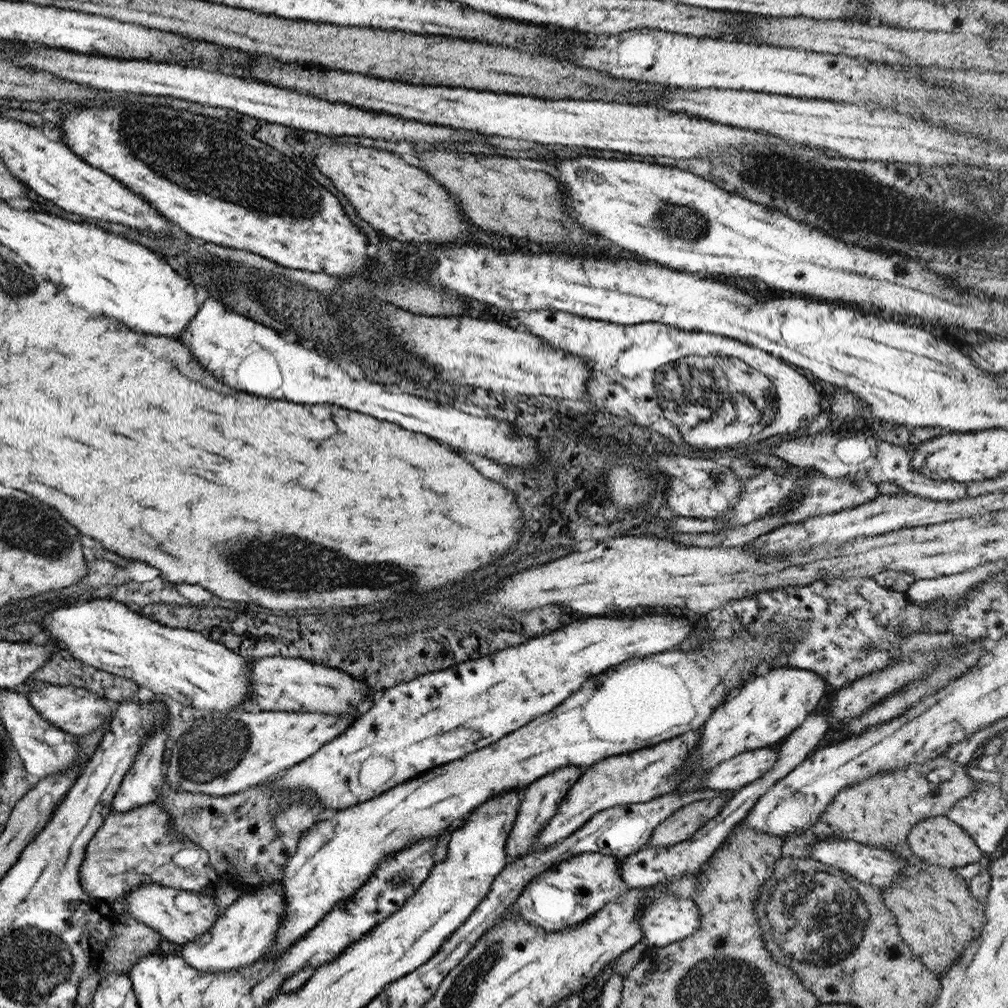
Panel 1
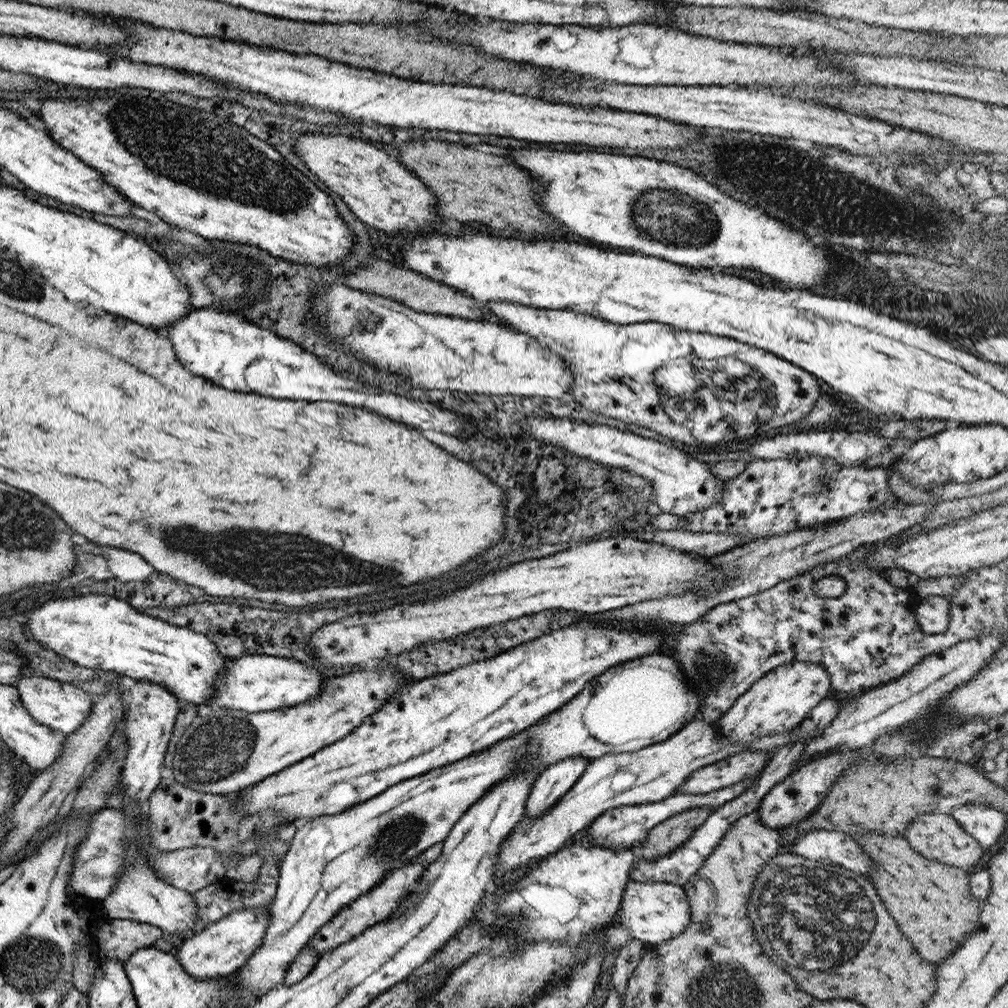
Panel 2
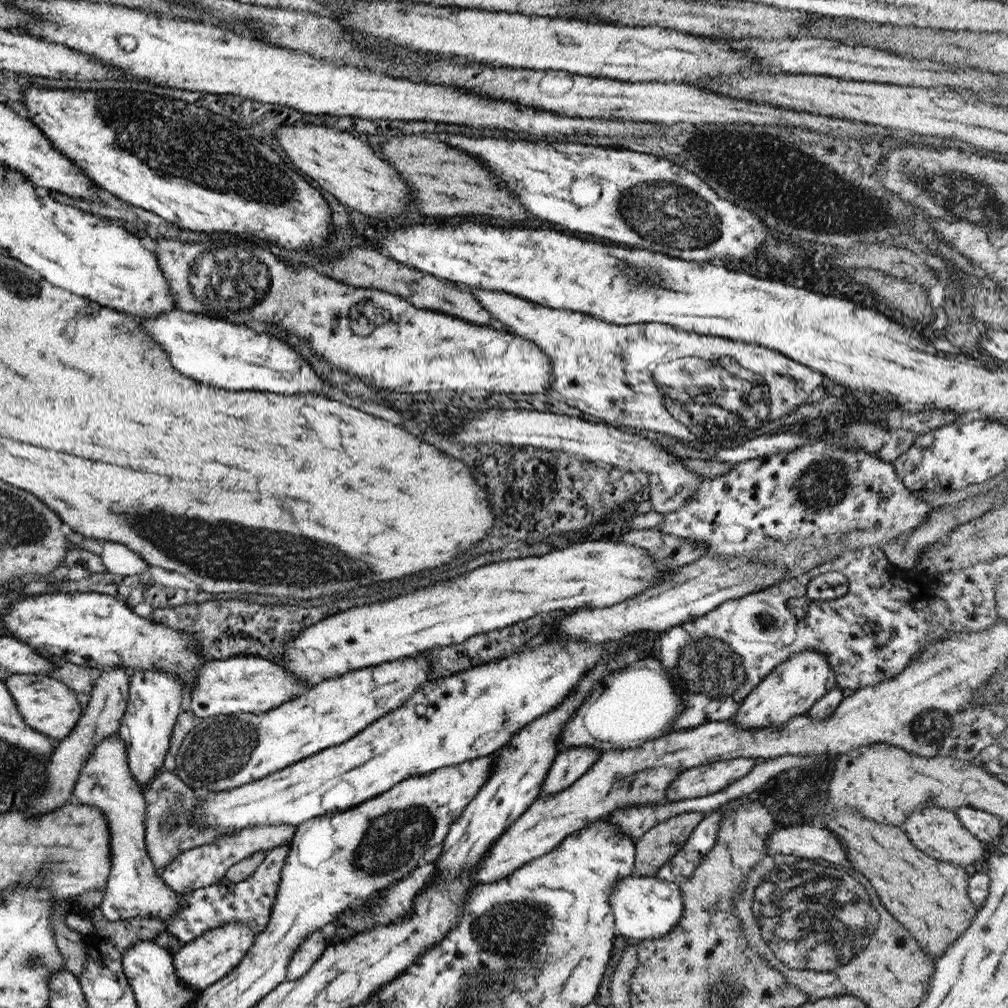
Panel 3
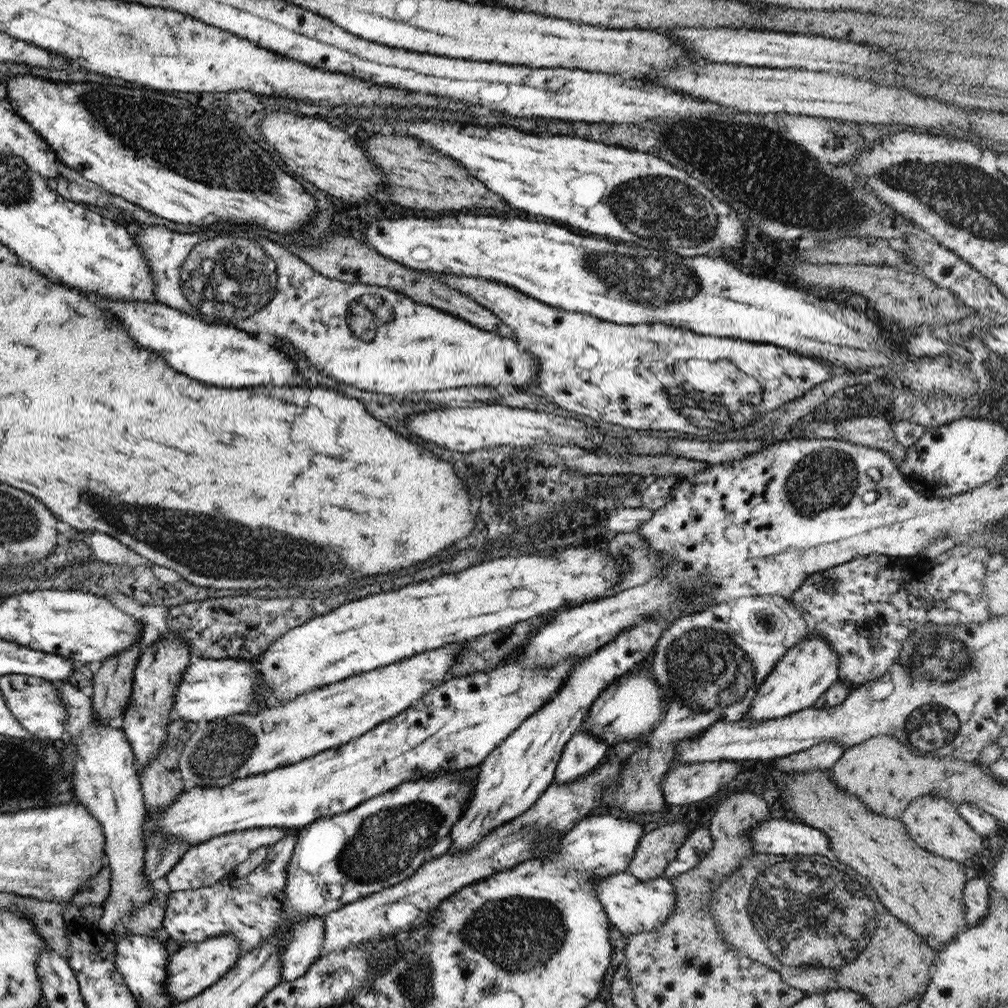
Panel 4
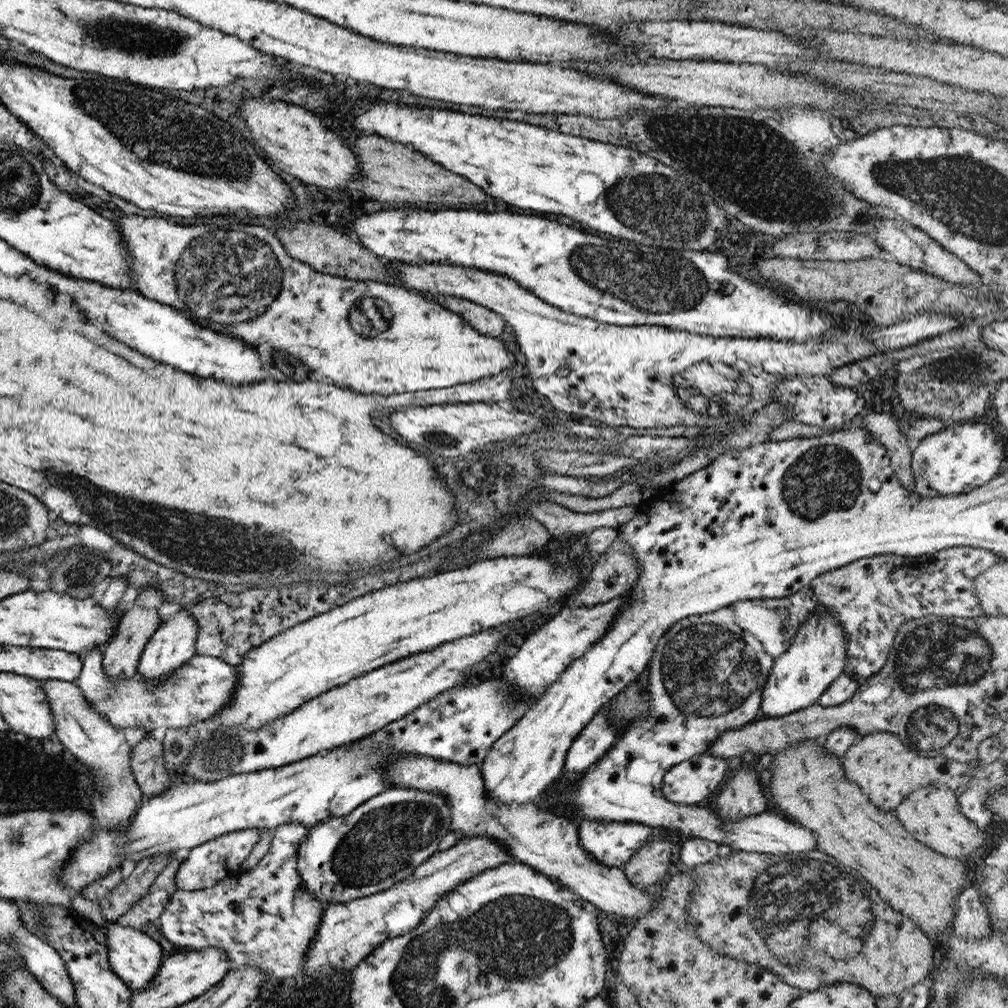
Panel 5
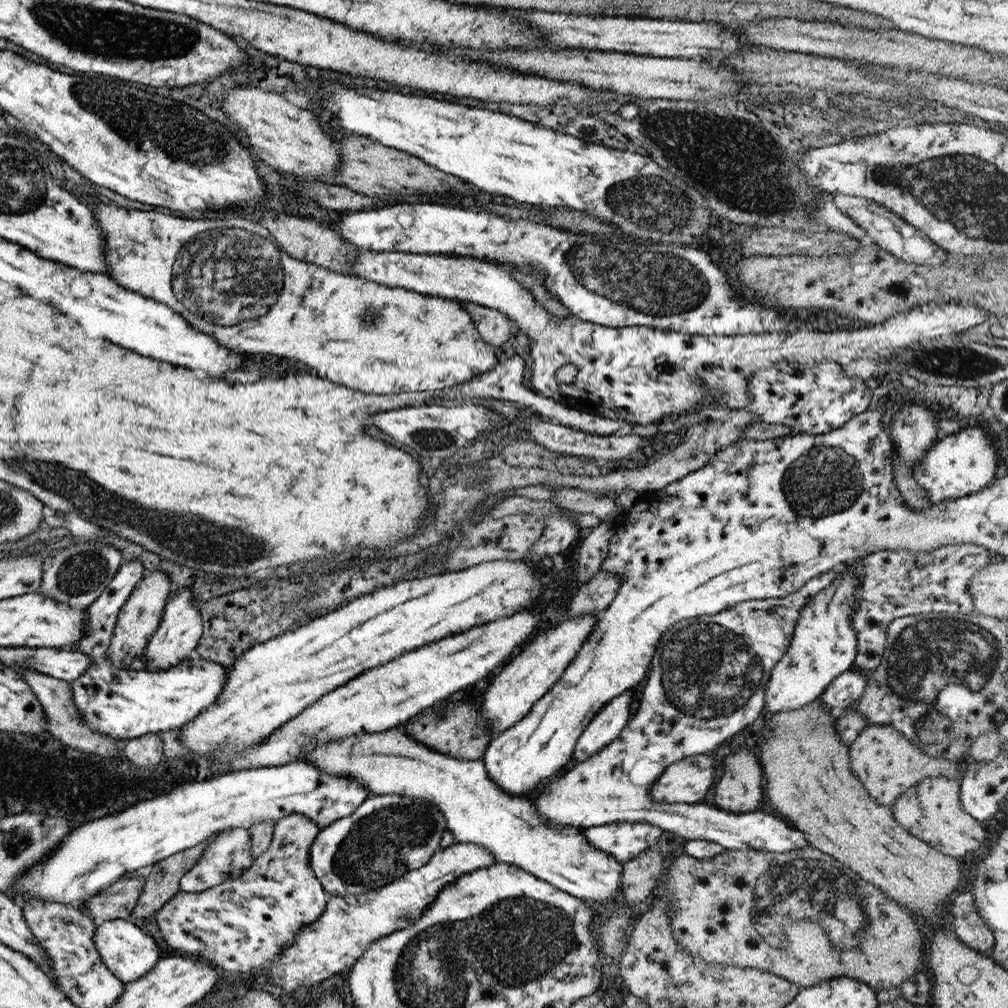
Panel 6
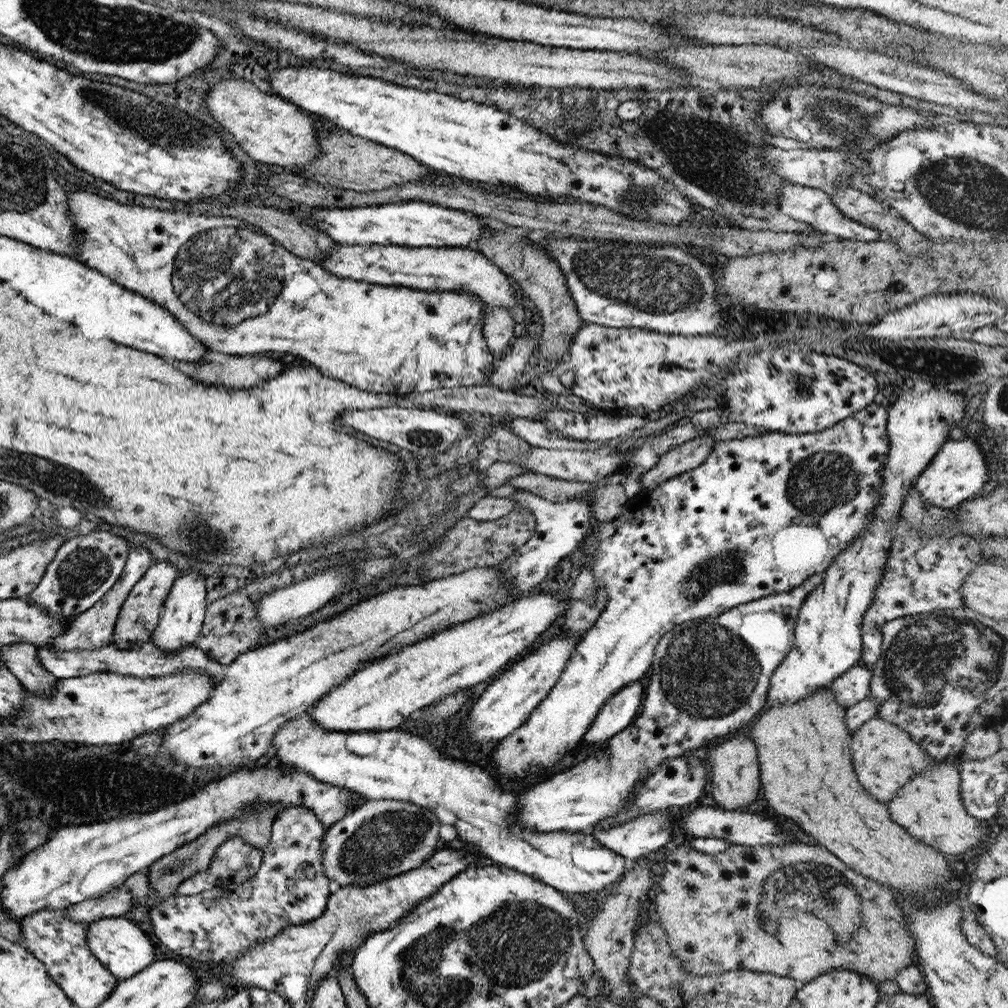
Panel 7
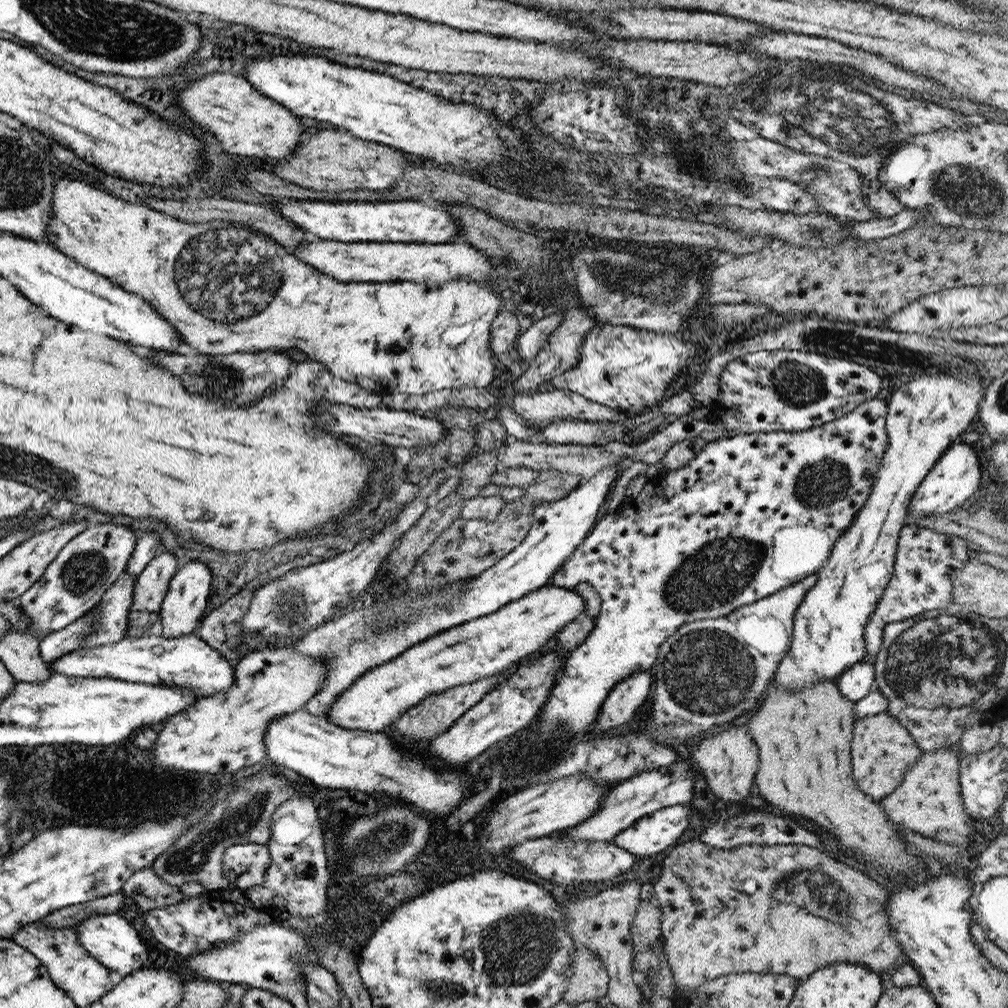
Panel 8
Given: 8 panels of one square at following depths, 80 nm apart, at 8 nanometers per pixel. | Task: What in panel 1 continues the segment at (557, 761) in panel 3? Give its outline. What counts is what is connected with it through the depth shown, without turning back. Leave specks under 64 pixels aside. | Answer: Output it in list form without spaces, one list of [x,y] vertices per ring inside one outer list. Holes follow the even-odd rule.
[[[573,765],[555,768],[553,772],[547,772],[541,778],[530,782],[524,788],[524,795],[520,800],[513,826],[509,831],[508,839],[505,841],[504,851],[507,864],[513,863],[528,853],[528,848],[535,842],[538,832],[547,824],[550,816],[557,810],[558,804],[571,788],[572,784],[580,776],[580,767]]]

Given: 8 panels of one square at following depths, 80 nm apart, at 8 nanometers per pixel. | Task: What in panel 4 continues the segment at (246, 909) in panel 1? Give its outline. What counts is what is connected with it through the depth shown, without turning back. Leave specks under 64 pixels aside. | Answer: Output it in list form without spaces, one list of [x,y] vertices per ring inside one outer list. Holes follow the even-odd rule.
[[[231,935],[209,937],[197,944],[181,946],[168,958],[163,976],[163,990],[168,994],[172,1004],[189,1000],[220,980],[221,976],[235,965],[237,955],[239,955],[239,941]]]

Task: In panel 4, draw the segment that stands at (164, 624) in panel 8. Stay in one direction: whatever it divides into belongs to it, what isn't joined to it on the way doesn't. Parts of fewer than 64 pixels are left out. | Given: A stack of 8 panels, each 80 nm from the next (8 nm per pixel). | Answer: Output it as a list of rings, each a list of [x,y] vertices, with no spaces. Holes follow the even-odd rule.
[[[170,630],[171,636],[159,636],[143,650],[136,662],[133,674],[130,701],[117,725],[123,731],[134,756],[134,767],[141,770],[158,752],[163,752],[166,729],[170,723],[170,712],[174,705],[174,692],[182,679],[182,672],[189,665],[189,651],[178,632]]]

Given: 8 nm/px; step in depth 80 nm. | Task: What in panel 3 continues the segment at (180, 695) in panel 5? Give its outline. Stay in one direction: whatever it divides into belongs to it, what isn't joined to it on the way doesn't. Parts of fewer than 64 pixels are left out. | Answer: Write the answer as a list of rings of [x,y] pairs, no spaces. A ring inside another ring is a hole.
[[[243,654],[225,660],[207,660],[200,667],[198,677],[194,680],[194,686],[190,688],[189,712],[197,718],[209,718],[212,716],[233,713],[261,713],[275,708],[284,702],[297,698],[309,686],[302,686],[296,678],[273,659],[258,656],[243,656]]]

